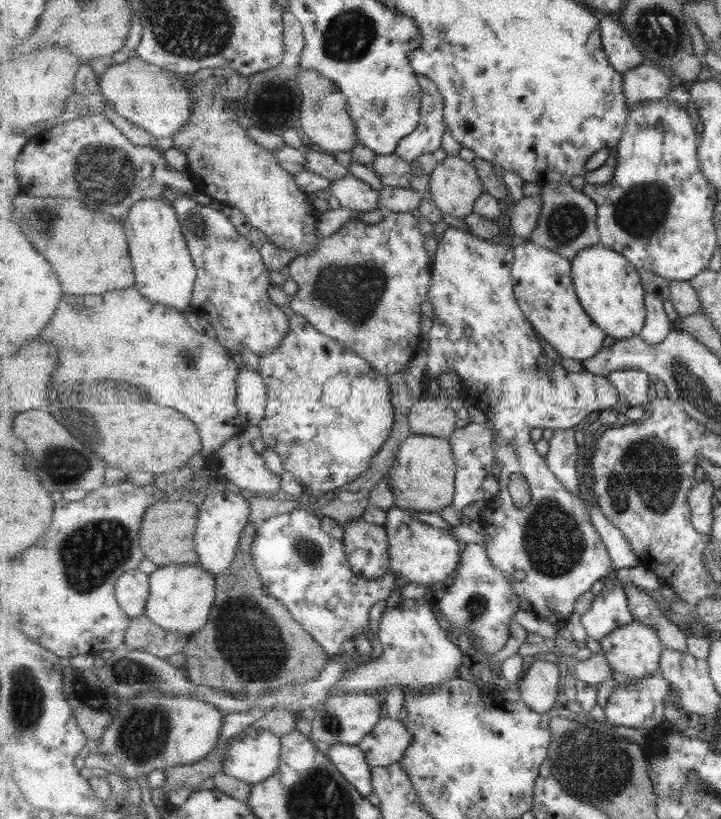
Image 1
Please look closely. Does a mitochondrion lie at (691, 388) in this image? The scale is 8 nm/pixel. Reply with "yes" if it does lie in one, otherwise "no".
yes

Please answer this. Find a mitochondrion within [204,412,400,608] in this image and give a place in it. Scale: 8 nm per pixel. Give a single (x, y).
(308, 551)

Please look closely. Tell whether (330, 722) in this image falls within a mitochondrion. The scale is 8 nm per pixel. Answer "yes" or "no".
yes

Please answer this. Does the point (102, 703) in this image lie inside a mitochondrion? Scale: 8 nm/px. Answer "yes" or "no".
yes

